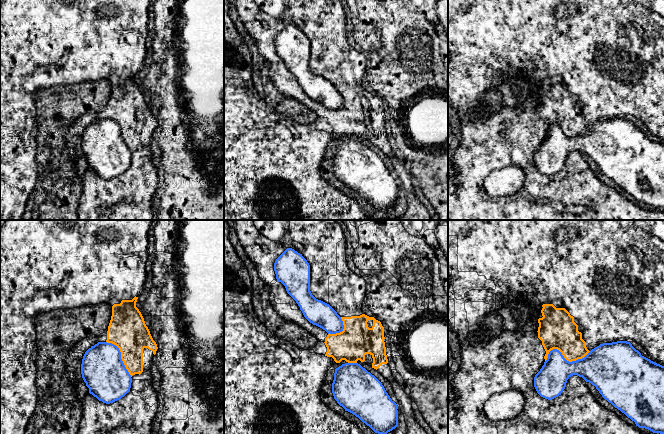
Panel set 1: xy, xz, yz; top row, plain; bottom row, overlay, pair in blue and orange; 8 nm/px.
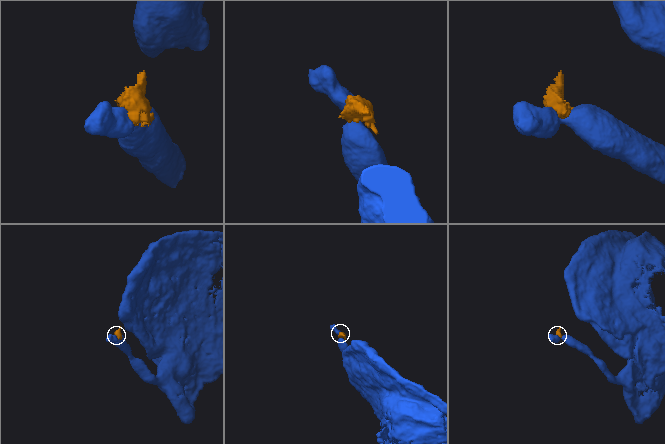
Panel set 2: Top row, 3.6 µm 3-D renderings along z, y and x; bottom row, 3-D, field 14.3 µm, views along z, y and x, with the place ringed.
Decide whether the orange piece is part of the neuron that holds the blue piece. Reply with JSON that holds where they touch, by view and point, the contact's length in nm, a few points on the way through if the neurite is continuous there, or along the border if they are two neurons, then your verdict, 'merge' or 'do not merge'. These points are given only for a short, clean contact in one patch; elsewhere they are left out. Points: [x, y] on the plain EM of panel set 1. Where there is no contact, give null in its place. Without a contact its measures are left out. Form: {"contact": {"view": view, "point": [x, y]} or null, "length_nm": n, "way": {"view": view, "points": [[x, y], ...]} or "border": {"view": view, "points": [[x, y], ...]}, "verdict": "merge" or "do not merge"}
{"contact": {"view": "yz", "point": [563, 133]}, "length_nm": 380, "border": {"view": "yz", "points": [[590, 127], [568, 137], [552, 125], [545, 137]]}, "verdict": "do not merge"}

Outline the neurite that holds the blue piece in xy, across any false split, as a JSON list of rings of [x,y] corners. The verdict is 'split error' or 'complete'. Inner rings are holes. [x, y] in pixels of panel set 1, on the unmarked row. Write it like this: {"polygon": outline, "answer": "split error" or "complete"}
{"polygon": [[[98,118],[91,122],[83,132],[81,150],[89,169],[106,180],[120,176],[131,164],[131,151],[121,135],[119,124],[112,119]]], "answer": "complete"}

